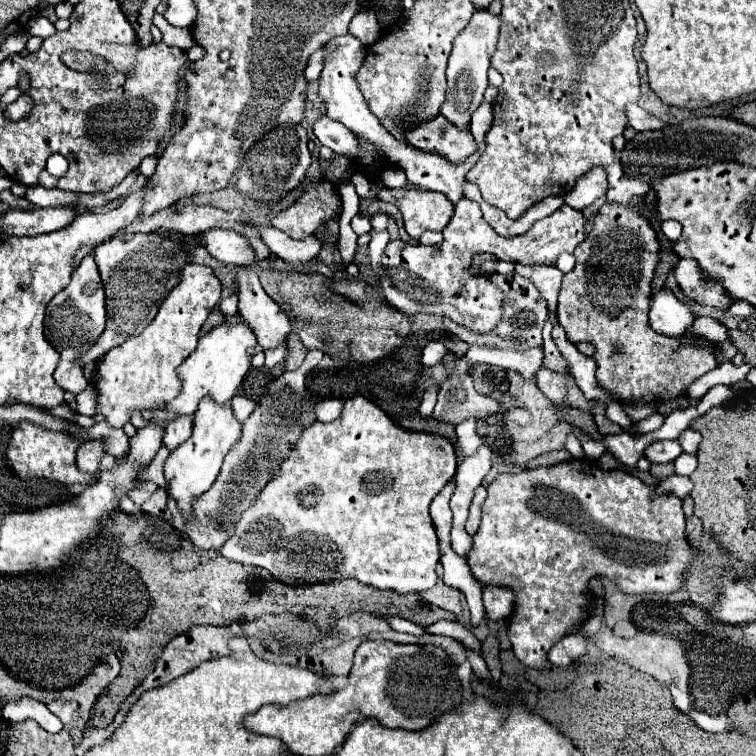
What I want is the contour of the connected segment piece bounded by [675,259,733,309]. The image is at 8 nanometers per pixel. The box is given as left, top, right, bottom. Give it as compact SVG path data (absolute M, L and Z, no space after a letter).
M681 259L675 267L675 277L679 281L679 287L685 291L685 295L699 303L721 309L727 309L733 303L729 301L729 297L725 297L725 289L721 289L721 285L709 281L709 277L701 273L701 267L693 259Z

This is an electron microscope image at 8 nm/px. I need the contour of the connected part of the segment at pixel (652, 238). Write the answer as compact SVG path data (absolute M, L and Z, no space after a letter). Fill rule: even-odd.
M633 197L629 205L617 205L617 235L587 235L587 239L575 249L573 255L577 265L573 271L563 275L557 305L557 319L561 319L569 341L573 345L591 343L595 347L593 359L597 363L595 377L599 385L617 401L627 405L649 405L687 397L687 387L719 365L715 343L691 335L667 337L655 333L649 325L649 305L653 299L651 281L659 263L661 245L655 229L639 211L643 201L645 197Z

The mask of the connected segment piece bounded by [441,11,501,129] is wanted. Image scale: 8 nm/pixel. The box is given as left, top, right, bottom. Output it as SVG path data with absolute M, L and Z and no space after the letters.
M475 11L465 31L453 43L446 69L449 80L447 99L441 105L441 115L447 121L453 121L453 125L459 125L459 129L469 129L471 113L483 103L483 93L489 85L487 71L491 67L491 55L495 53L499 39L499 25L499 15L491 15L489 11Z

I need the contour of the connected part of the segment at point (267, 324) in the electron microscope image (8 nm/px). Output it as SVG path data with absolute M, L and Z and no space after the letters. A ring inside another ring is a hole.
M237 267L235 275L239 295L239 315L257 335L259 347L271 349L287 341L291 331L289 315L265 293L257 273L251 267Z

